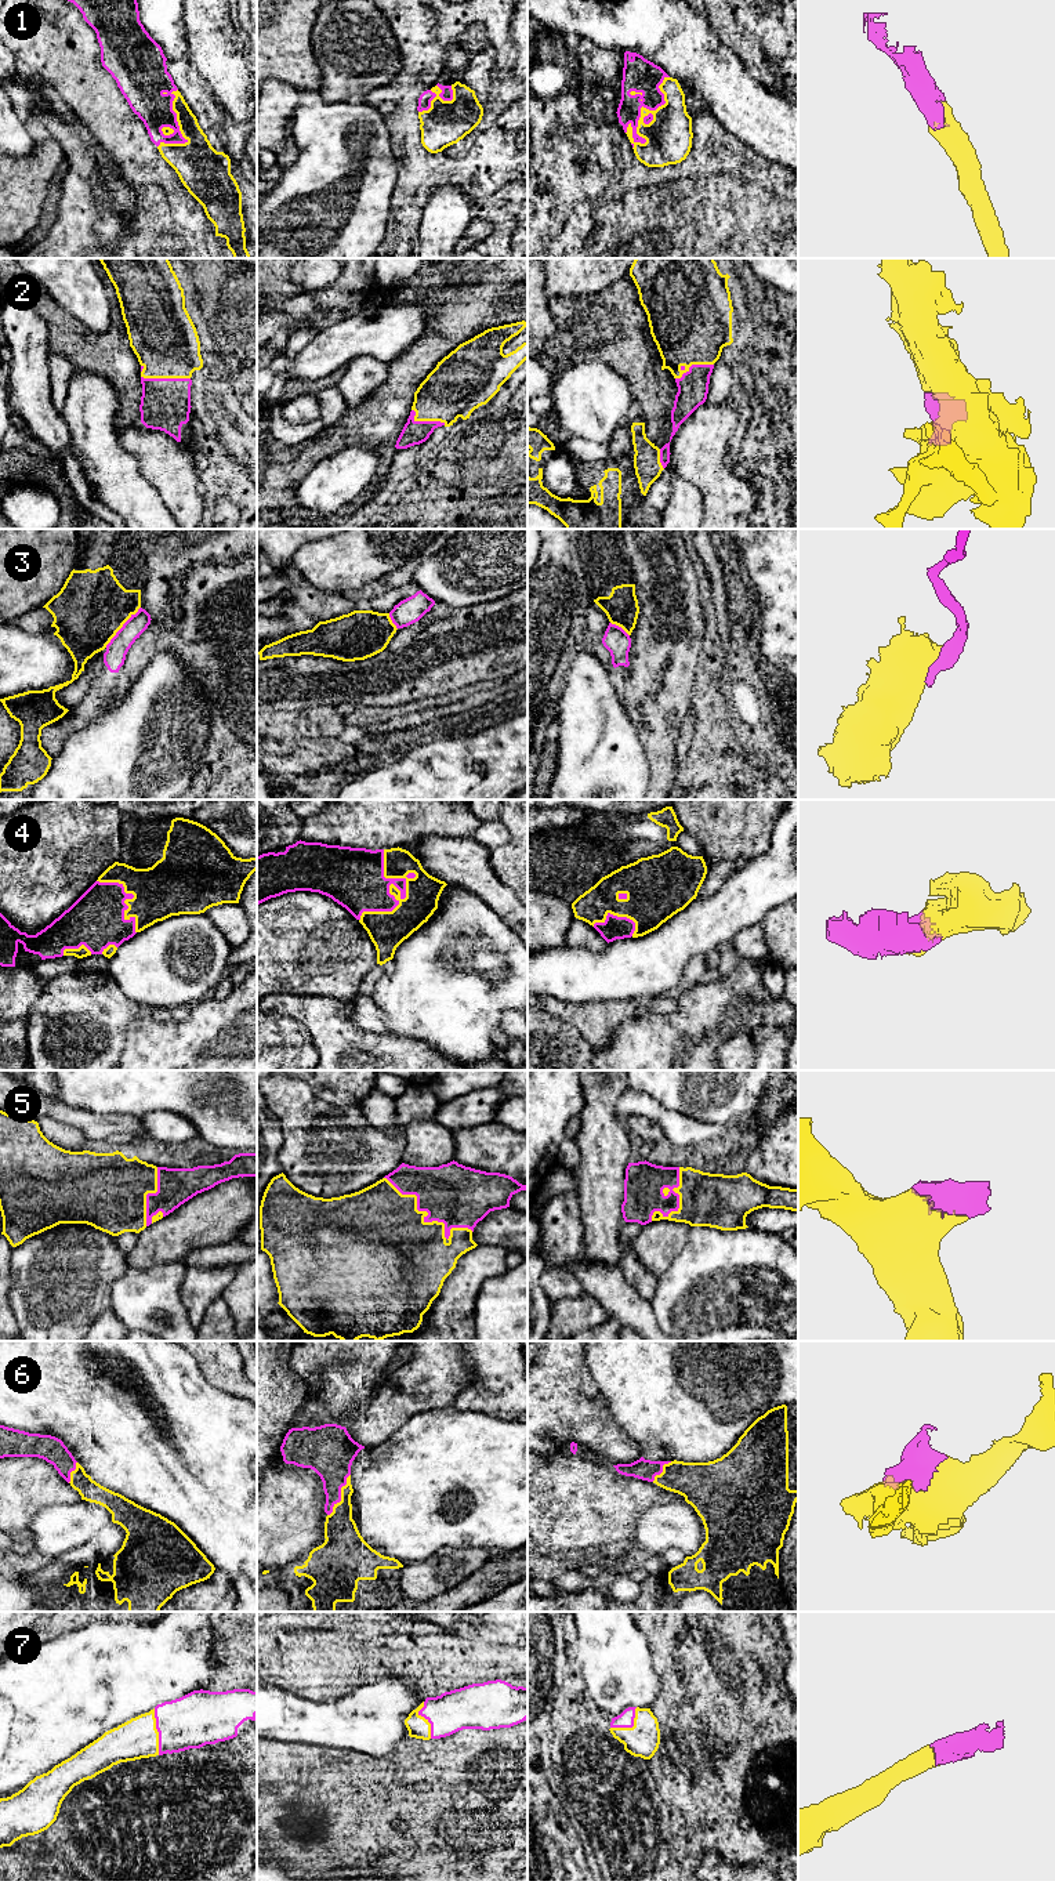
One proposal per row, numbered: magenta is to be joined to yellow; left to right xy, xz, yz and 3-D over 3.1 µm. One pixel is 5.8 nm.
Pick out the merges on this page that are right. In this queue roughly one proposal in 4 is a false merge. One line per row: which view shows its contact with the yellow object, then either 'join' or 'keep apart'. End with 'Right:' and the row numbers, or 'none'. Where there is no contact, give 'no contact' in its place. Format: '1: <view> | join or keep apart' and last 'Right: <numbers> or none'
1: yz | join
2: yz | join
3: xy | keep apart
4: xz | join
5: xz | join
6: xz | join
7: xy | join
Right: 1, 2, 4, 5, 6, 7

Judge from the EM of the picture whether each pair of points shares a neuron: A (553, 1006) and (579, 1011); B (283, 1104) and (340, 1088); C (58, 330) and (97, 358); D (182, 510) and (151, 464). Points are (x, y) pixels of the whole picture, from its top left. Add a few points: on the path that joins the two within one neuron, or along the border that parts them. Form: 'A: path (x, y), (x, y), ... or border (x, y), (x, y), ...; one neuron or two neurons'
A: path (559, 1008), (572, 1011); one neuron
B: border (308, 1084), (318, 1098), (334, 1105), (347, 1106); two neurons
C: path (68, 336), (87, 352); one neuron
D: path (182, 499), (162, 475); one neuron

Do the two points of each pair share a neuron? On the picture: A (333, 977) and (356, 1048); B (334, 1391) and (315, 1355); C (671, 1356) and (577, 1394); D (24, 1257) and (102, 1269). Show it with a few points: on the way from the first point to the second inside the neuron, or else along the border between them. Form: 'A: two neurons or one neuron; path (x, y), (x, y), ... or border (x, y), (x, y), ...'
A: two neurons; border (310, 995), (330, 995), (350, 1001)
B: one neuron; path (334, 1383), (334, 1374), (323, 1363)
C: two neurons; border (584, 1355), (591, 1377), (612, 1413)
D: one neuron; path (43, 1261), (83, 1264)

